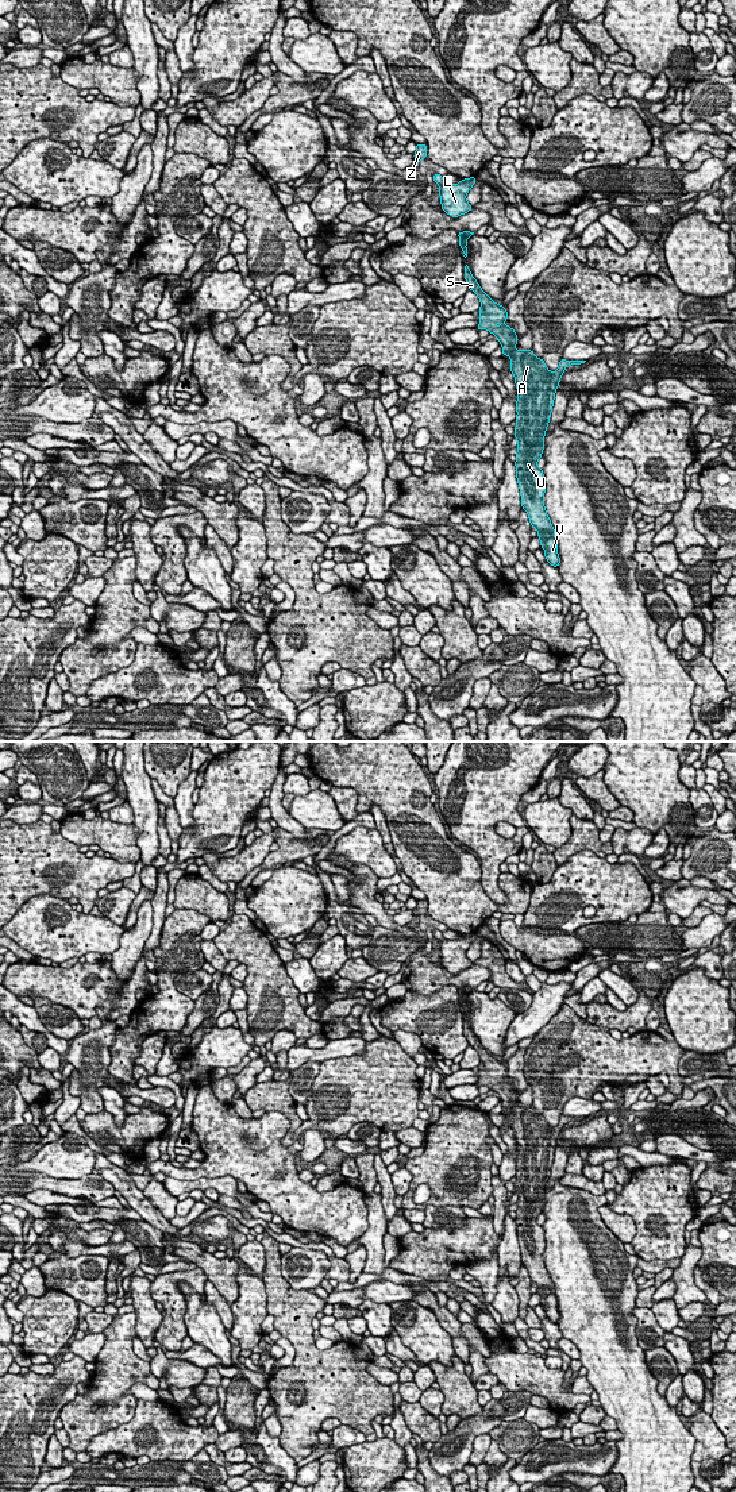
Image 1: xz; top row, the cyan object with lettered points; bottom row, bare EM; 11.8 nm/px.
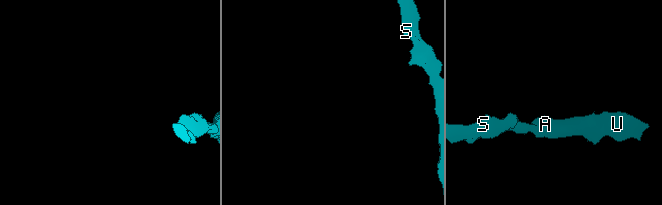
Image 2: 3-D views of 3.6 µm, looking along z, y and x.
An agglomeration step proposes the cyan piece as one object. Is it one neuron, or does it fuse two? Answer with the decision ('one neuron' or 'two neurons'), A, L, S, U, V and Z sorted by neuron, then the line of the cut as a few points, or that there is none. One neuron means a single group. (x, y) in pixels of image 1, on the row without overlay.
one neuron; groups A L S U V Z; cut none

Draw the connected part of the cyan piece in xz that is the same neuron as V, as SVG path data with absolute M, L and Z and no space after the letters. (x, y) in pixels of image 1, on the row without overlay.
M467 1021L465 1022L465 1036L469 1045L481 1057L478 1065L481 1077L477 1086L488 1086L497 1092L502 1102L502 1111L510 1114L510 1127L517 1144L515 1194L519 1200L515 1222L521 1262L528 1269L531 1283L537 1285L540 1303L544 1304L547 1318L558 1323L560 1319L558 1299L543 1257L546 1240L543 1226L537 1223L537 1217L544 1206L544 1191L560 1133L567 1122L582 1121L586 1117L560 1115L558 1126L550 1127L544 1117L536 1114L532 1106L516 1106L517 1091L515 1084L505 1080L506 1065L489 1055L471 1032Z

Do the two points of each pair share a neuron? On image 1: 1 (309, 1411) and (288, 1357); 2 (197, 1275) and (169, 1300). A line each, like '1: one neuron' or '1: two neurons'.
1: two neurons
2: one neuron

